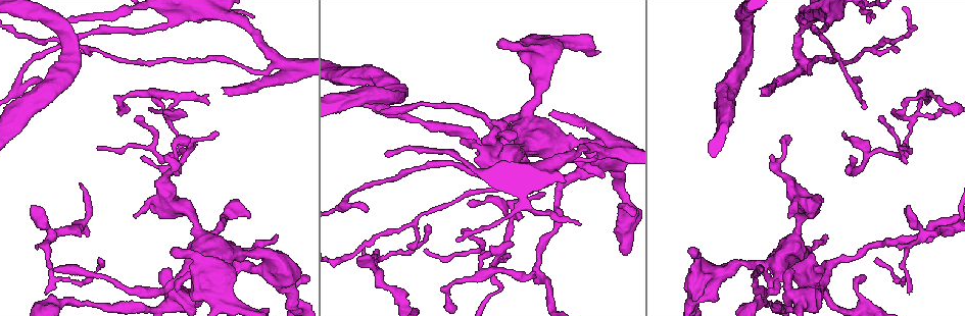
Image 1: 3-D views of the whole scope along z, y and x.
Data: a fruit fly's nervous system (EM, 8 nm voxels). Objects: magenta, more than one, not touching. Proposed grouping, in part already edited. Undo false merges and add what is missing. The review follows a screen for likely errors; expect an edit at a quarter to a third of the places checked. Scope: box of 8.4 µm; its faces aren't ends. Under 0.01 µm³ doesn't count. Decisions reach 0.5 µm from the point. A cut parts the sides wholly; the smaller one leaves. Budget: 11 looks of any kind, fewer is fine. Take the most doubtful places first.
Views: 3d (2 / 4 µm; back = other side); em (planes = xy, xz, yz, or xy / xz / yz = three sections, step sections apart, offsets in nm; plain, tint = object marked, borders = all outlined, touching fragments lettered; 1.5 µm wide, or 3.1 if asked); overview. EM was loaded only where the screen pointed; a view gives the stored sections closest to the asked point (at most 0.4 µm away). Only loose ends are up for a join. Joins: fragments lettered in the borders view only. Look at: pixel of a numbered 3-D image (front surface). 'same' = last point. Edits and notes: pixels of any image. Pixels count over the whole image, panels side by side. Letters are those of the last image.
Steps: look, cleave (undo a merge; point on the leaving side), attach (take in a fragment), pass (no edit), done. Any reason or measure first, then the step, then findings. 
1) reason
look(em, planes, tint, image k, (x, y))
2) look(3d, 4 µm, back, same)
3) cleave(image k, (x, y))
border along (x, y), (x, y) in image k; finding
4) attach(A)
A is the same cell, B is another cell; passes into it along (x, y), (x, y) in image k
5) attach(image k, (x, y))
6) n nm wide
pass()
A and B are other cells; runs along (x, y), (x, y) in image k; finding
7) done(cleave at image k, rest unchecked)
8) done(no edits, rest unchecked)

sharp bend
look(em, planes, borders, image 1, (526, 112))

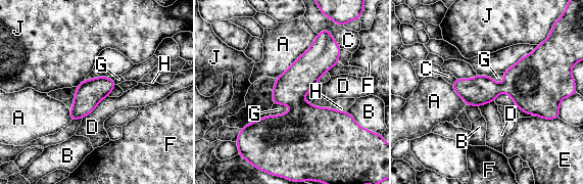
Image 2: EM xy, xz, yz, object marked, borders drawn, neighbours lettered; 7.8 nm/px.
220 nm wide
pass()
A, B, C, D, E, F, G, H and J are other cells; one neuron here

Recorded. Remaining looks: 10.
free end
look(3d, 2 µm, image 1, (894, 51))

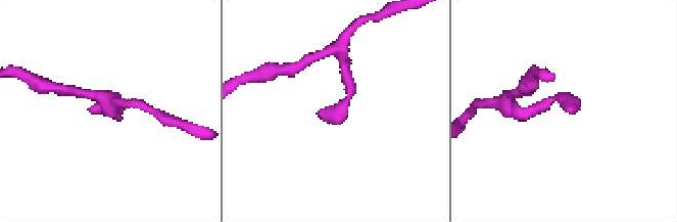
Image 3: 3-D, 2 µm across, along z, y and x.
look(em, planes, borders, image 3, (569, 111))

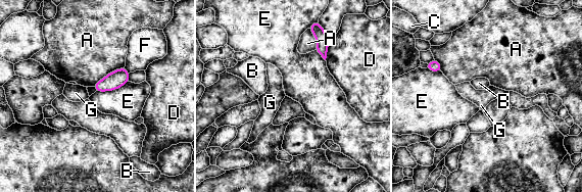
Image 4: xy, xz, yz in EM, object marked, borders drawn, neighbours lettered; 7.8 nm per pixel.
140 nm wide
pass()
A, B, C, D, E, F and G are other cells; border along (128, 81), (115, 89), (96, 91) in image 4; no lettered fragment goes on from it

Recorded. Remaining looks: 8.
sharp bend
look(3d, 2 µm, image 1, (57, 281))

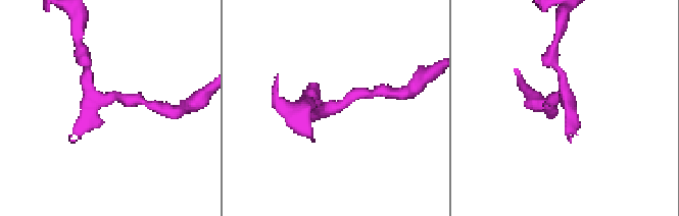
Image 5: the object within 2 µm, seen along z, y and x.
look(em, planes, tint, image 5, (329, 102))

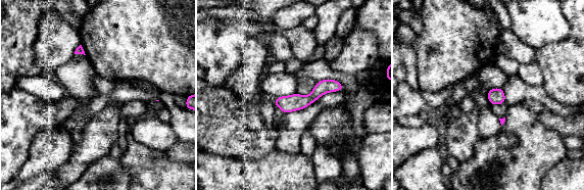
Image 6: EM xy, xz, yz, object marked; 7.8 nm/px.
look(em, planes, borders, same)

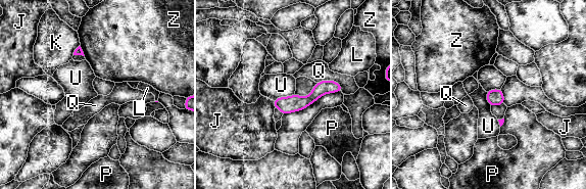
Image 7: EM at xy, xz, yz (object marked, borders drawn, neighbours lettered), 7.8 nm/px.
pass()
J, K, L, P, Q, U and Z are other cells; runs along (339, 88), (276, 102) in image 7; all the same neuron

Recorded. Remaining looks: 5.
branch stops here
look(3d, 4 µm, image 1, (844, 133))

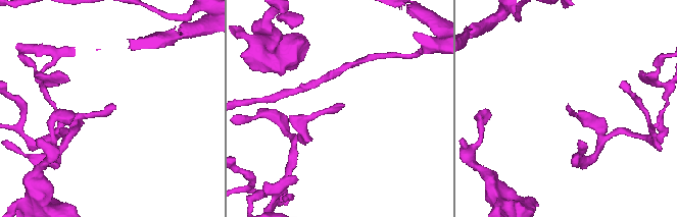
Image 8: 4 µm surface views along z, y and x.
look(em, planes, borders, image 8, (568, 105))

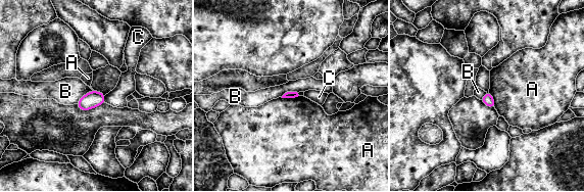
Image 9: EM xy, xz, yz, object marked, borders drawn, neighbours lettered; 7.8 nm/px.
B touches over 180 nm
pass()
A, B and C are other cells; border along (93, 90), (86, 93), (76, 103) in image 9; none of them fits

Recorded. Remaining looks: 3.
done(no edits, rest unchecked)

